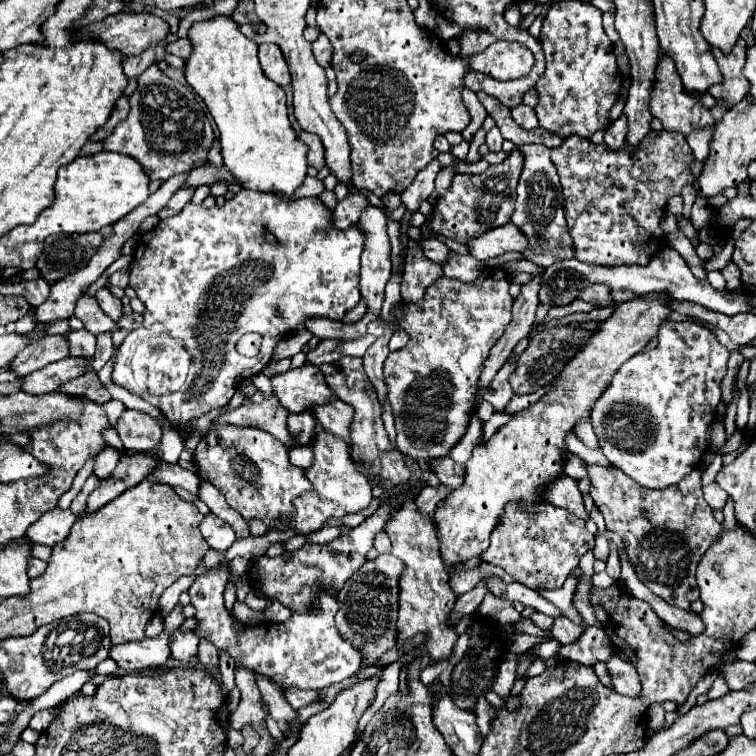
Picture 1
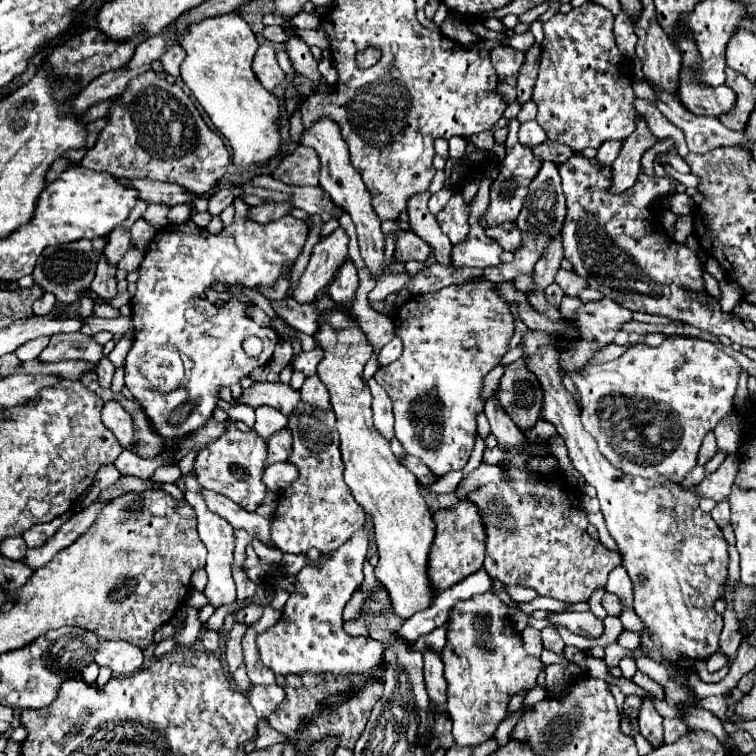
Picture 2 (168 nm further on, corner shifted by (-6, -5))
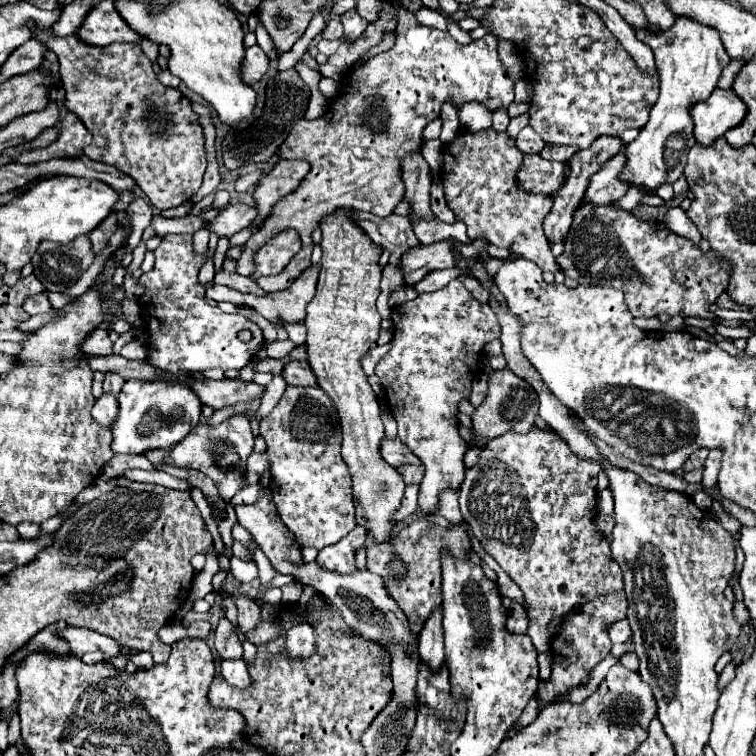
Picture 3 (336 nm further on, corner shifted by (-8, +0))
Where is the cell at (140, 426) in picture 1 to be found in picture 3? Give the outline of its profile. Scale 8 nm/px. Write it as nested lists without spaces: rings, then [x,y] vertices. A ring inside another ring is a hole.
[[[103,393],[103,395],[95,401],[95,405],[93,405],[93,409],[91,409],[91,415],[93,415],[93,419],[95,419],[99,425],[111,427],[111,425],[115,423],[117,415],[119,415],[119,403],[117,403],[115,395]]]

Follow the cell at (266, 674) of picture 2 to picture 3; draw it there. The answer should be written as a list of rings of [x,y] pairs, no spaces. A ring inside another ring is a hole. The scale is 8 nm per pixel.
[[[239,597],[237,601],[237,621],[239,621],[239,629],[241,633],[249,633],[257,627],[257,623],[261,621],[261,607],[257,603],[253,603],[253,599],[249,597]]]

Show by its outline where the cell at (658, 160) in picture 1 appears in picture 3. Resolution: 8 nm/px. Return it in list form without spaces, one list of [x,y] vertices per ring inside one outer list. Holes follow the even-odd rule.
[[[583,203],[573,213],[573,223],[565,239],[565,253],[557,259],[563,267],[565,277],[573,277],[581,285],[617,285],[625,293],[625,303],[633,317],[655,317],[659,313],[667,313],[669,317],[673,317],[685,313],[685,317],[711,319],[715,321],[715,325],[721,321],[715,313],[711,313],[711,305],[727,289],[729,263],[721,261],[713,251],[701,253],[701,249],[689,239],[675,235],[667,227],[657,229],[655,223],[647,223],[635,217],[631,211],[617,209],[613,203]]]

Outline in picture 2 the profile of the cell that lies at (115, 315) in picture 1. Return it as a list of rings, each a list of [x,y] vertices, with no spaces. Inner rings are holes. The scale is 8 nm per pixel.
[[[101,252],[99,264],[97,264],[97,274],[95,274],[95,280],[91,282],[91,290],[93,290],[99,298],[109,300],[111,296],[117,294],[115,272],[117,272],[117,268],[111,266],[111,264],[105,260],[105,254]]]

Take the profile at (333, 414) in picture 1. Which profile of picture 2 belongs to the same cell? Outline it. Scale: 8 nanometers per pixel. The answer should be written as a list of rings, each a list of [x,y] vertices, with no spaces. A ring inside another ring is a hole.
[[[317,376],[305,378],[305,382],[303,382],[299,392],[301,392],[303,402],[309,402],[309,404],[313,404],[317,408],[331,408],[327,388],[321,384],[321,380]]]

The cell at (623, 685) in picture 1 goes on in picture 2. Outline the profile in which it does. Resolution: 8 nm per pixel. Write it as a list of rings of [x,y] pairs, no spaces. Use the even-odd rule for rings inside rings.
[[[643,698],[643,708],[641,708],[641,714],[639,714],[639,732],[649,740],[649,744],[655,748],[659,748],[663,744],[663,718],[657,714],[655,706]]]

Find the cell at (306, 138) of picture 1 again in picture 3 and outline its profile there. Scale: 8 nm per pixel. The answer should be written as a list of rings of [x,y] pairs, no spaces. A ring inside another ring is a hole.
[[[299,159],[277,161],[277,165],[269,171],[269,175],[265,175],[259,181],[255,189],[257,211],[259,211],[259,219],[255,219],[255,223],[261,223],[281,197],[295,191],[309,171],[311,171],[311,165],[307,161],[299,161]]]

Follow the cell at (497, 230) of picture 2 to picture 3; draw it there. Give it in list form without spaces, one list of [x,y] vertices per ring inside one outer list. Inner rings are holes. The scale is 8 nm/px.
[[[495,129],[461,133],[443,145],[443,157],[443,191],[447,205],[455,211],[457,219],[465,221],[471,239],[487,239],[491,245],[505,247],[537,263],[543,271],[563,271],[541,227],[553,201],[547,199],[547,195],[527,195],[515,187],[515,171],[523,159],[523,153],[515,147],[515,139]]]

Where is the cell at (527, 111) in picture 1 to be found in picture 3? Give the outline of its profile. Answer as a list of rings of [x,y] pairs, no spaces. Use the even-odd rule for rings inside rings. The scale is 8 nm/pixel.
[[[527,125],[517,135],[517,147],[523,153],[539,153],[545,147],[545,143],[543,143],[543,139],[539,139],[539,133],[535,129],[531,129],[531,125]]]

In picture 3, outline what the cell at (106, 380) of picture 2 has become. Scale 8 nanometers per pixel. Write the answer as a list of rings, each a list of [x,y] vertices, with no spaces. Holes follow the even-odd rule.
[[[105,375],[103,391],[105,391],[105,393],[113,393],[113,395],[117,395],[117,393],[121,391],[123,383],[125,383],[125,379],[123,379],[121,375]]]

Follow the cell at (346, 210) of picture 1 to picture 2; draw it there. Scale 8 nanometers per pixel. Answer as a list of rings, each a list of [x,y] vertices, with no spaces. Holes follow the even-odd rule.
[[[343,228],[333,230],[325,240],[317,242],[299,284],[293,288],[293,300],[299,304],[311,304],[317,300],[321,290],[333,280],[341,260],[347,260],[349,238]]]

